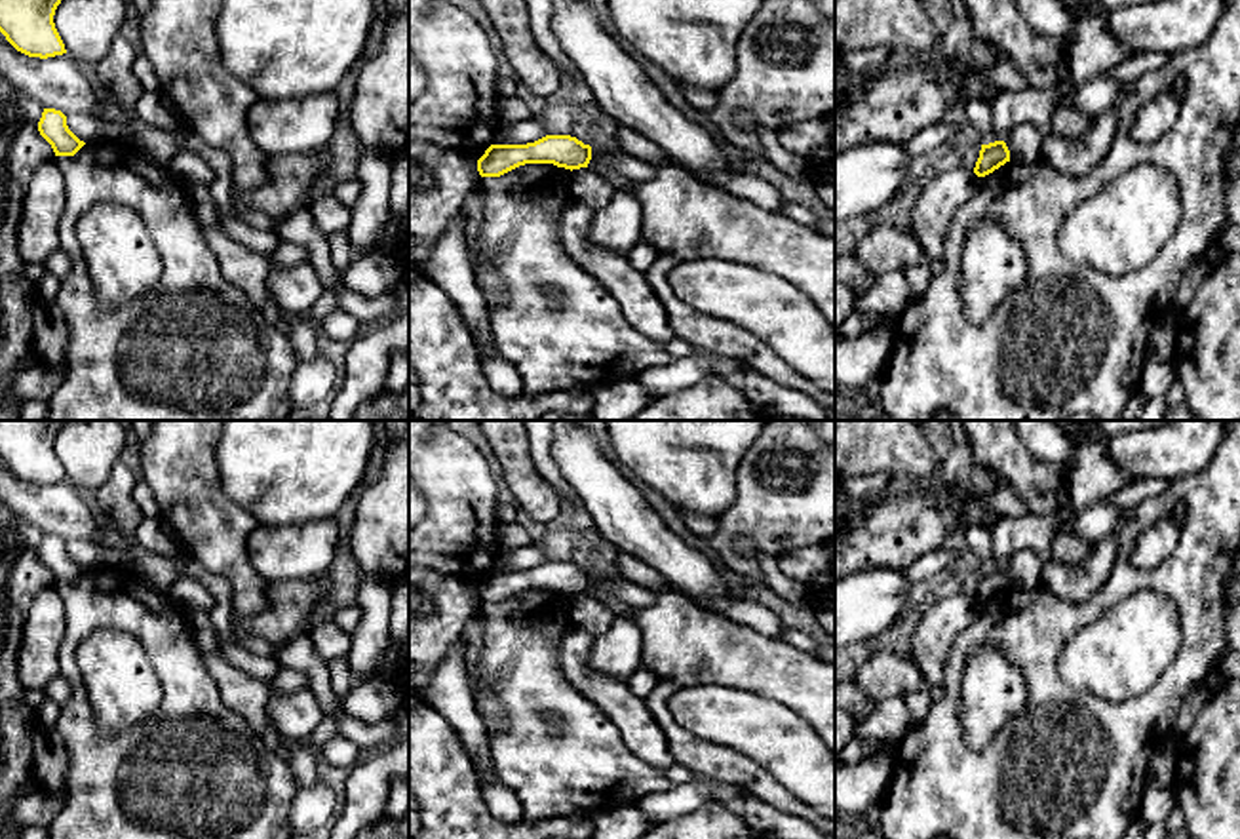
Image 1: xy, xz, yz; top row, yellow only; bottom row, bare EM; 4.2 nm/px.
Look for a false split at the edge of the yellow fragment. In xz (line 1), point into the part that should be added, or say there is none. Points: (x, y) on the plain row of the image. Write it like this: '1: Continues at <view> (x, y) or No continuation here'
1: No continuation here

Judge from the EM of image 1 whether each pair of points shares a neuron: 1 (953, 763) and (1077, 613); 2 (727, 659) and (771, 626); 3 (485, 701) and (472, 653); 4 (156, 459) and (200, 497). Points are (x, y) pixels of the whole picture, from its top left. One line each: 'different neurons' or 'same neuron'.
1: same neuron
2: different neurons
3: same neuron
4: same neuron

